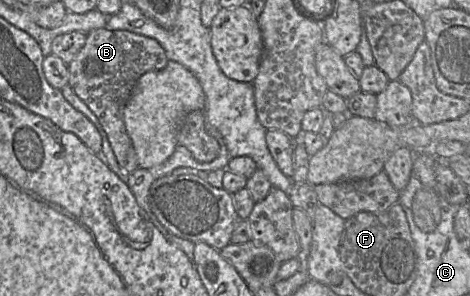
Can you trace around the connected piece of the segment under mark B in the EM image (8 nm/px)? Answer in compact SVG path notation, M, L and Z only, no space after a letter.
M99 28L86 35L86 42L68 64L69 86L97 117L102 137L106 137L117 162L127 171L139 168L135 149L124 124L124 109L138 79L149 71L166 67L169 59L154 38L127 30Z

